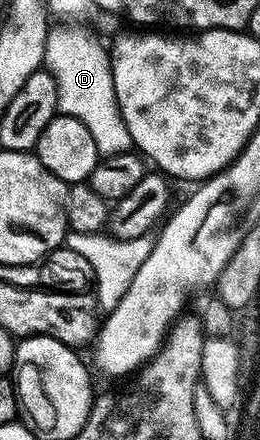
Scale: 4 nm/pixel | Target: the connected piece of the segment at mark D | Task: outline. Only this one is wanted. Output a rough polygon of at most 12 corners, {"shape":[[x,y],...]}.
{"shape":[[52,30],[44,68],[58,110],[90,130],[100,156],[132,148],[110,52]]}

